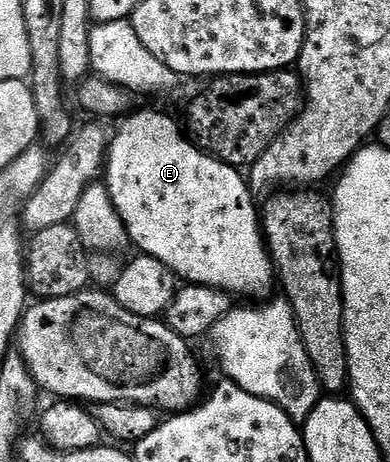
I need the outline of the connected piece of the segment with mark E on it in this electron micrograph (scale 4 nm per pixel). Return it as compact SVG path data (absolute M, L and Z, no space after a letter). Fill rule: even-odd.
M136 109L126 115L118 123L120 126L116 128L115 134L113 130L110 135L105 155L105 185L113 204L117 208L117 212L121 216L121 220L125 224L128 239L133 243L133 246L135 242L137 248L135 250L149 257L155 257L161 264L167 266L171 273L197 286L218 286L220 290L226 290L232 296L265 293L270 288L271 282L273 286L277 275L274 266L271 264L271 256L261 229L261 214L257 209L256 199L251 193L248 179L244 175L242 178L239 175L242 173L236 167L229 165L227 162L220 162L215 155L209 154L205 150L200 150L194 141L181 129L180 123L178 126L169 115L162 114L159 110L138 110Z

